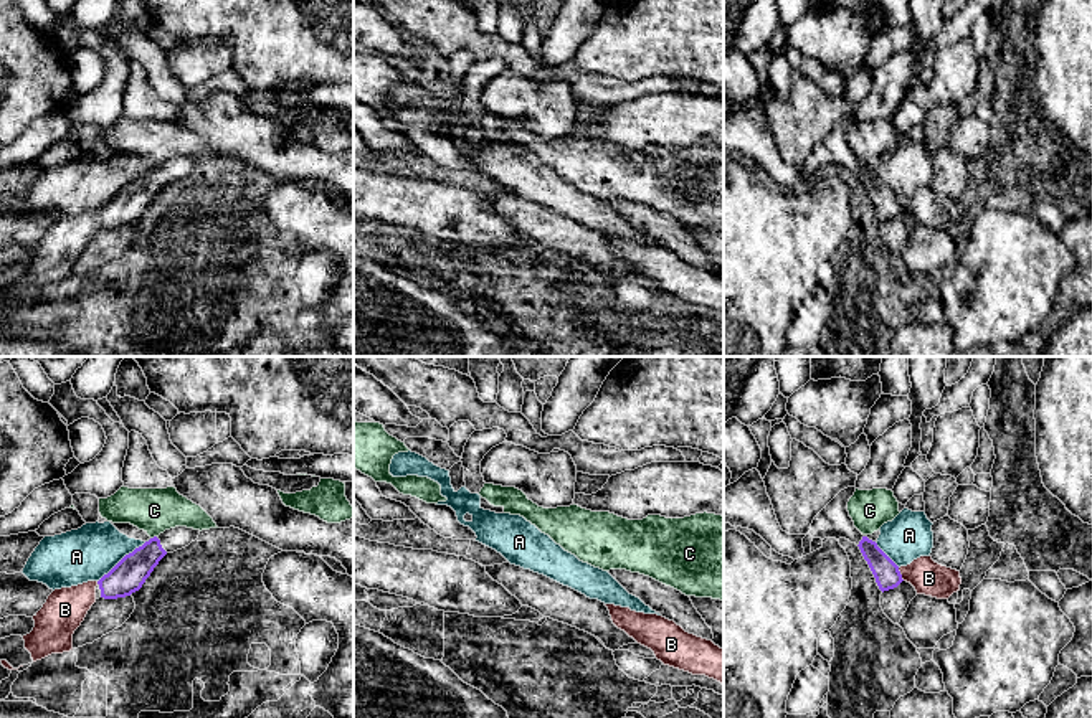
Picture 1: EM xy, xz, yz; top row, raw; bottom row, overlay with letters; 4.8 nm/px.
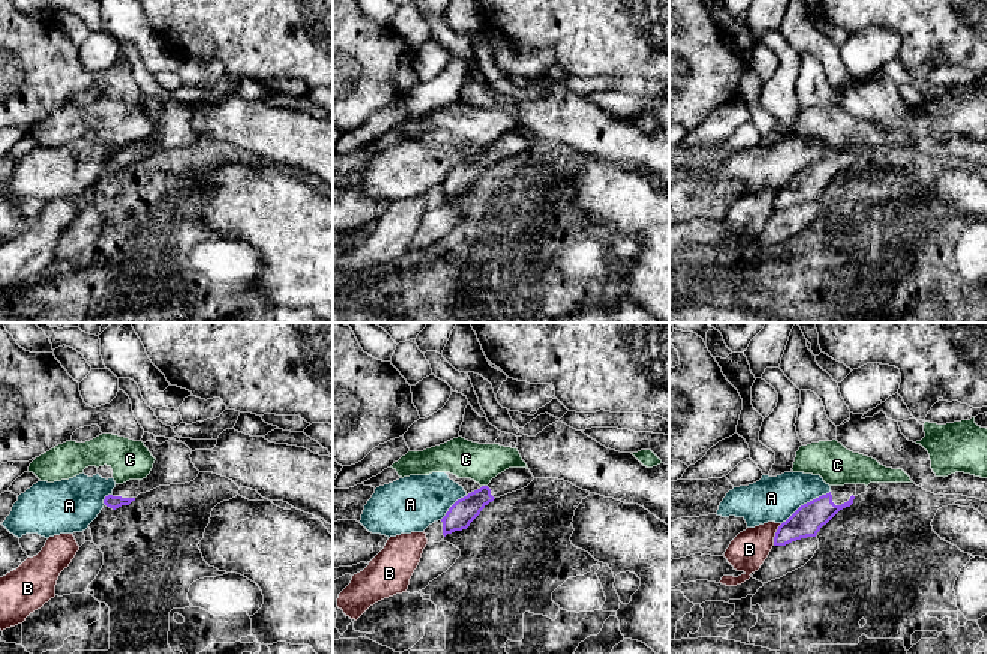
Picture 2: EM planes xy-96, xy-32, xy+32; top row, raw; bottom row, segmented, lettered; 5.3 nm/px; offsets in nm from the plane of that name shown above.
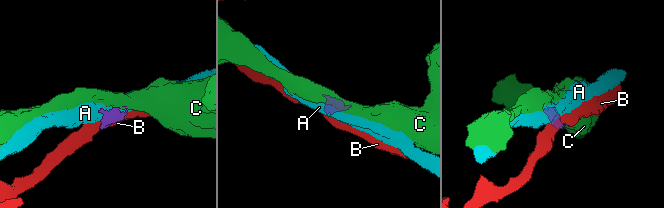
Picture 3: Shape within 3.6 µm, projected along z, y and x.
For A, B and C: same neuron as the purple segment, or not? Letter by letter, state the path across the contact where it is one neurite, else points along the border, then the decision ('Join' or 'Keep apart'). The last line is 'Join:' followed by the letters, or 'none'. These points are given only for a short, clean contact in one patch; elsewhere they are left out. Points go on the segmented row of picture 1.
A: Keep apart
B: Boundary: yz (897, 568), (904, 580). Keep apart
C: Boundary: xy (156, 535), (151, 538). Keep apart
Join: none

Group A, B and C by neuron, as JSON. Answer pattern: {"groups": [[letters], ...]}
{"groups": [["A"], ["B"], ["C"]]}

